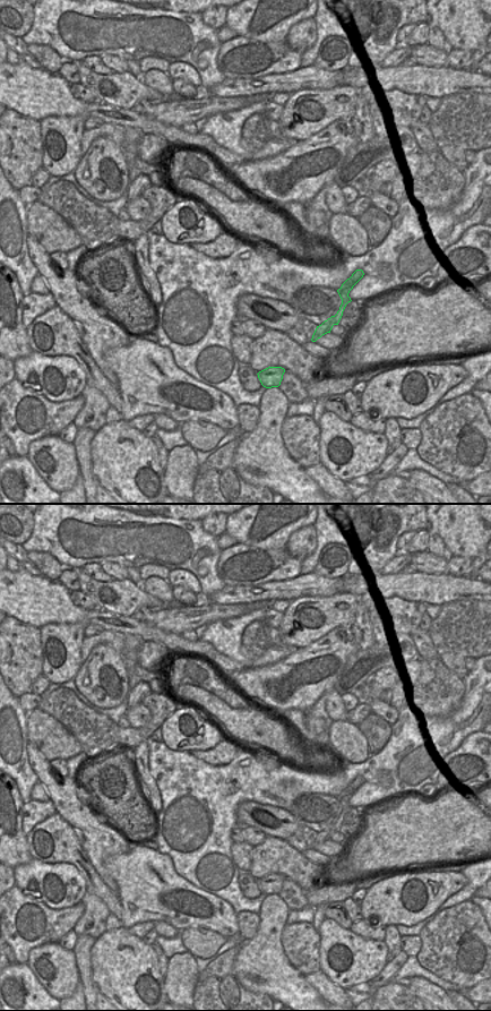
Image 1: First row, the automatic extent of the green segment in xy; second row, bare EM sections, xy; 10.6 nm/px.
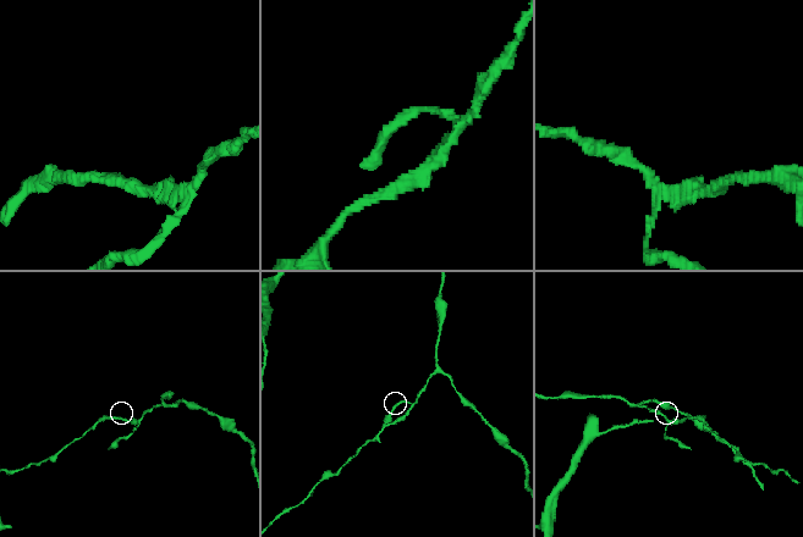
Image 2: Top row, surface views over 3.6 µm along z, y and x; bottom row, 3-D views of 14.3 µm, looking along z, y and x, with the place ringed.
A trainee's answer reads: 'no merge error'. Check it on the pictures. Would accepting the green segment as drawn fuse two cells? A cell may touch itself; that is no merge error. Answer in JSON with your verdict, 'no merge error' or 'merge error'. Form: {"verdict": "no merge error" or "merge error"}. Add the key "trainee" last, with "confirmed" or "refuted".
{"verdict": "merge error", "trainee": "refuted"}

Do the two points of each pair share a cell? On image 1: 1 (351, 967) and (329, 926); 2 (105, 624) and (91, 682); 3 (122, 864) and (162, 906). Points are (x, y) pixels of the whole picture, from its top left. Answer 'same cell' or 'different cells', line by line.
1: same cell
2: different cells
3: same cell

